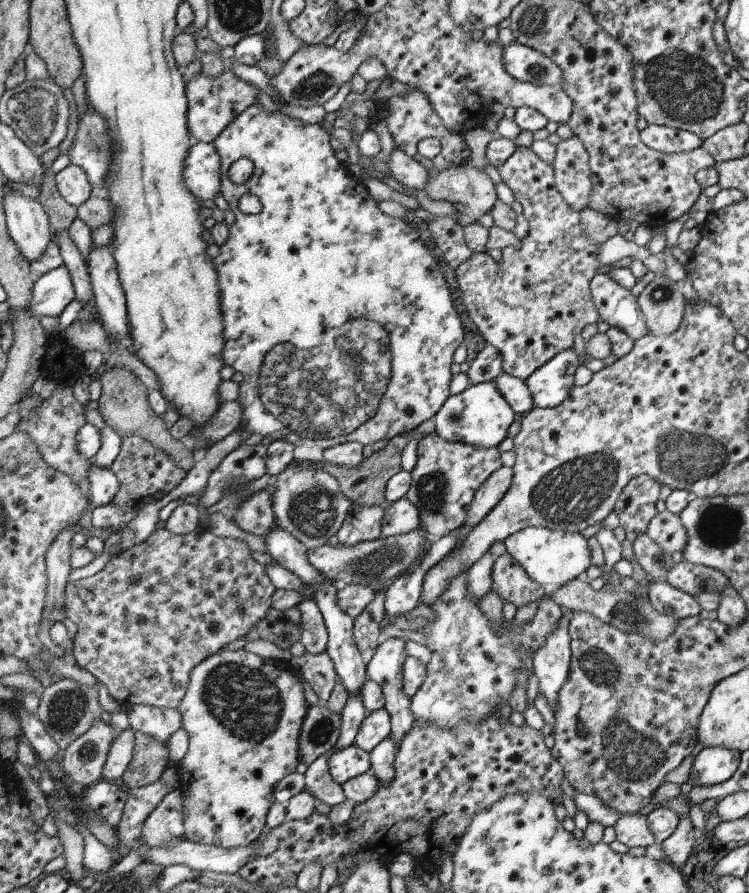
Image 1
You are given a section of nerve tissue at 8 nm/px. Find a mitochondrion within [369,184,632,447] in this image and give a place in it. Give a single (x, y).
(455, 418)

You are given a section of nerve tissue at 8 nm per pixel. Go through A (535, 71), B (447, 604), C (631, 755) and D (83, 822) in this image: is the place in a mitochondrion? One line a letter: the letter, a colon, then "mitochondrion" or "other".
A: mitochondrion
B: other
C: mitochondrion
D: other

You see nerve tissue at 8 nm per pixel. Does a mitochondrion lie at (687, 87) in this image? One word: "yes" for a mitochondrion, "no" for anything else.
yes

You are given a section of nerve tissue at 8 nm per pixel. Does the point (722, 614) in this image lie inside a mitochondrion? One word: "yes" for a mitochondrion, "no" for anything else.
no

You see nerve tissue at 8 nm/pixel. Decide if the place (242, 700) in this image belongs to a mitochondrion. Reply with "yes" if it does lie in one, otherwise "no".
yes

